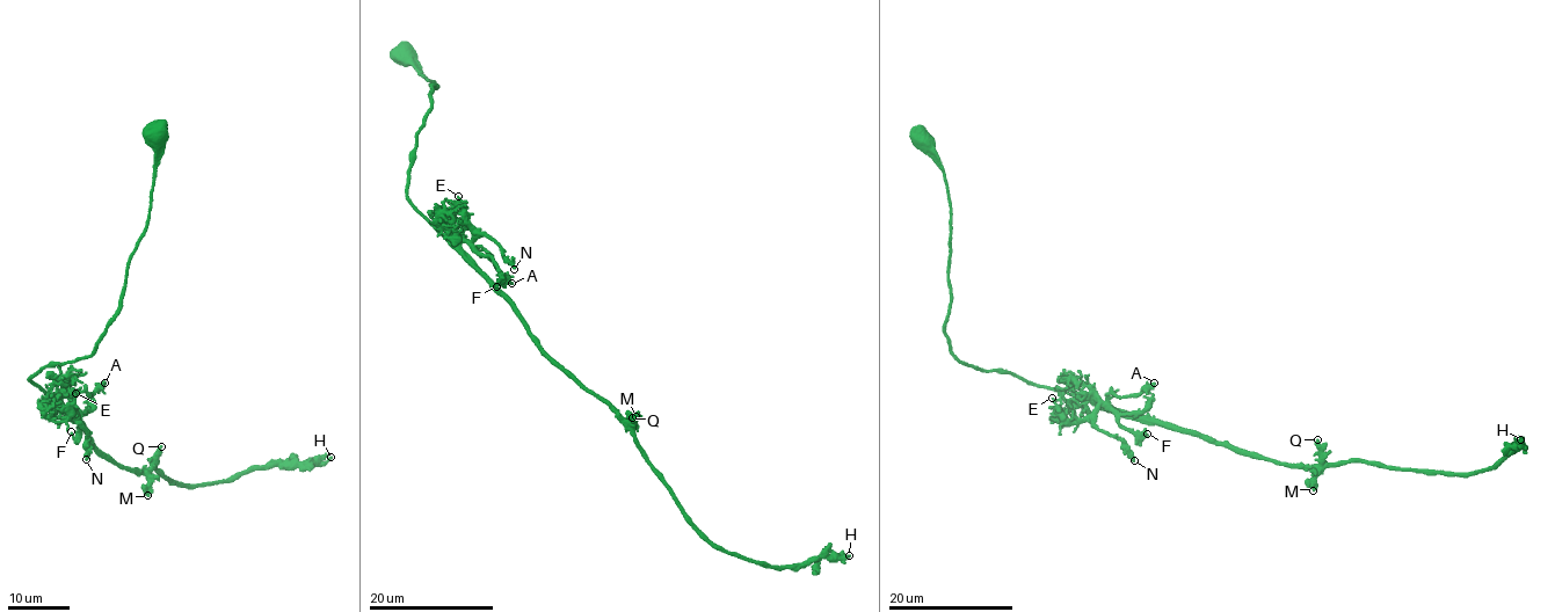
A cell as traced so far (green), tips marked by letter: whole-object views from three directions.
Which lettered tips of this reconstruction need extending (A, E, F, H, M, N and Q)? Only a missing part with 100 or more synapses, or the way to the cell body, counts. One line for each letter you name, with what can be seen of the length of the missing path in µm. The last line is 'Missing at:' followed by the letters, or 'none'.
Missing at: none

